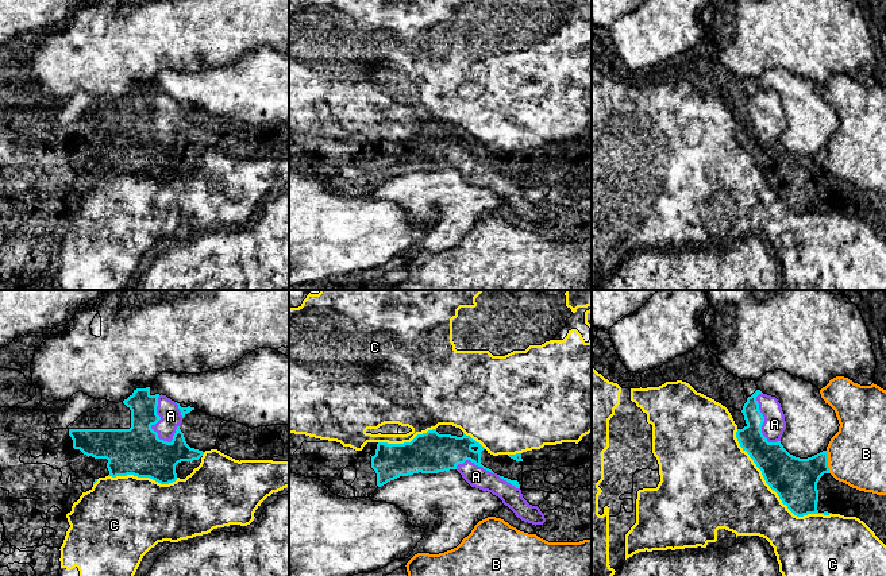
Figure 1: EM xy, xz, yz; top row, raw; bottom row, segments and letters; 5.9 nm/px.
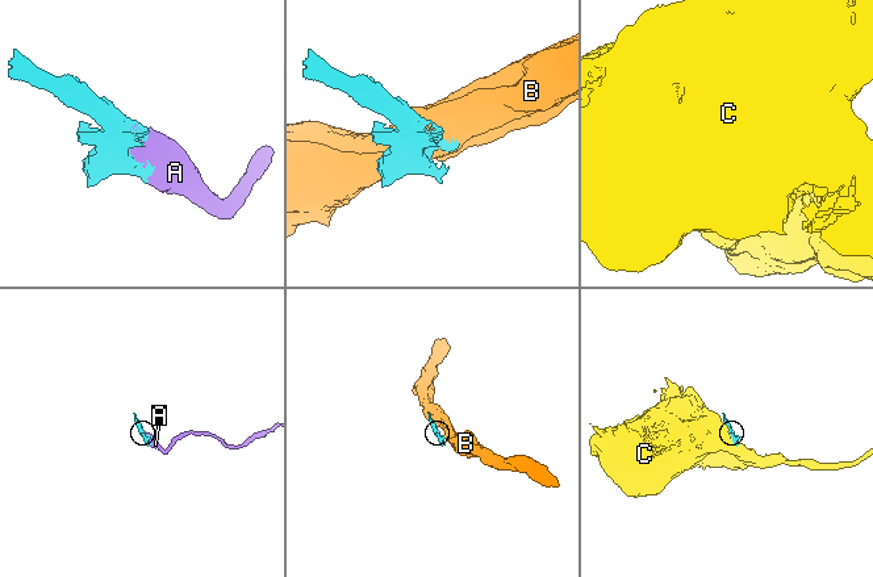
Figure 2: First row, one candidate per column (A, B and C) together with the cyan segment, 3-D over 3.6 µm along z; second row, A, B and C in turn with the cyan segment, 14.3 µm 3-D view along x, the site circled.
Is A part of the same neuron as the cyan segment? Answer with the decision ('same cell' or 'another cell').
same cell

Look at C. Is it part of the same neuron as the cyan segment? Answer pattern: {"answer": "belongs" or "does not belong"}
{"answer": "does not belong"}

